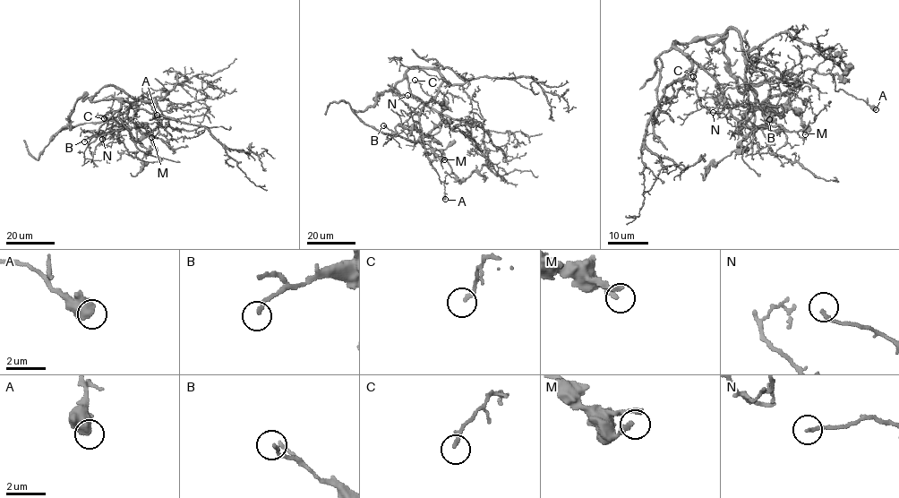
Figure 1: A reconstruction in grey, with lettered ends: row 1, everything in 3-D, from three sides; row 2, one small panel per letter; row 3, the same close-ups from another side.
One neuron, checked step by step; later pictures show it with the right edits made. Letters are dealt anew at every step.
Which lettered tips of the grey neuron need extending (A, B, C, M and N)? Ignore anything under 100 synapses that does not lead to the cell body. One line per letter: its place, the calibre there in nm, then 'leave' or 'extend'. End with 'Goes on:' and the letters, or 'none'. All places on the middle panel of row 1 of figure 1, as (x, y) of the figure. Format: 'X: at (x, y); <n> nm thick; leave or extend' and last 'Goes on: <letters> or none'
A: at (445, 199); 550 nm thick; leave
B: at (383, 125); 160 nm thick; leave
C: at (415, 80); 180 nm thick; leave
M: at (444, 159); 220 nm thick; leave
N: at (407, 95); 160 nm thick; leave
Goes on: none

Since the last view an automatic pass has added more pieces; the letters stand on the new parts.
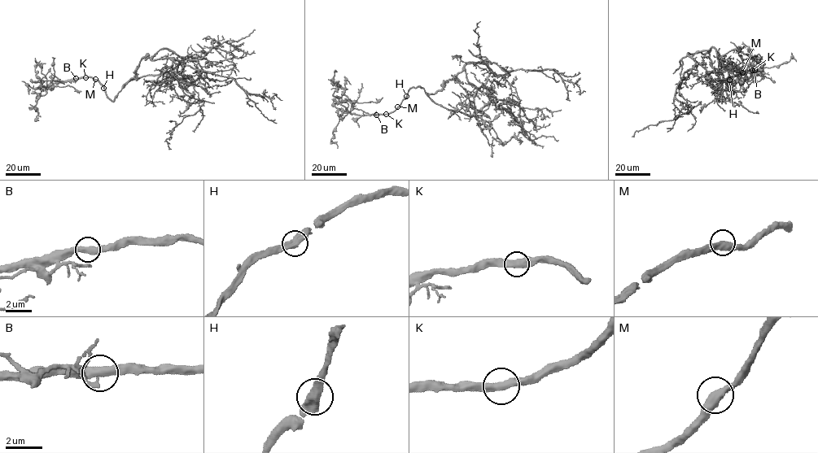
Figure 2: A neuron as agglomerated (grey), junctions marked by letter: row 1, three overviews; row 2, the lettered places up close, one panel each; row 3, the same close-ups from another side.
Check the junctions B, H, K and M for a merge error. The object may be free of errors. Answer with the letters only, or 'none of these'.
none of these

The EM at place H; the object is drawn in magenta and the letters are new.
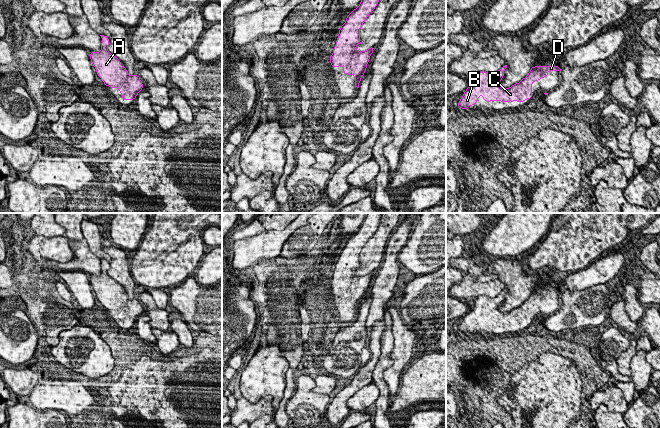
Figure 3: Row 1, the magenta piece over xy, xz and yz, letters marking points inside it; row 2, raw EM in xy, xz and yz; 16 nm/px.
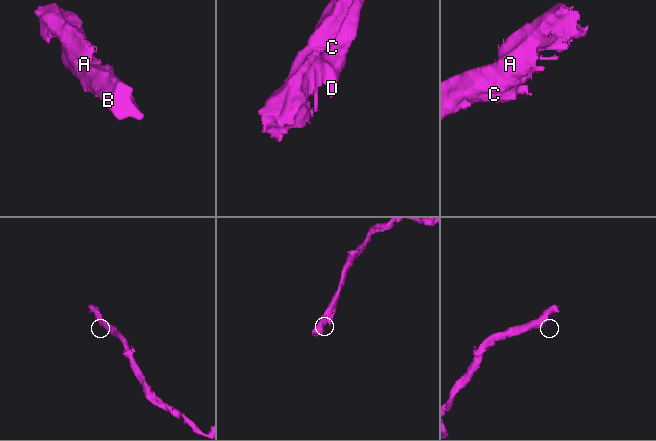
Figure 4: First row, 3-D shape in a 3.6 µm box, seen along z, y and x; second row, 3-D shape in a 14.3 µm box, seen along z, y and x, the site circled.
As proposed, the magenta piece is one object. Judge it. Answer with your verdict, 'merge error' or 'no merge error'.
no merge error

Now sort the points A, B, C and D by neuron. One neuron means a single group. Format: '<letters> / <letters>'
A B C D

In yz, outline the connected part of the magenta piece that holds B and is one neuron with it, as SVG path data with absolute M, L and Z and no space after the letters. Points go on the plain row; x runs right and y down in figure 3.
M505 288L500 294L494 298L480 295L474 301L472 308L463 317L462 322L458 326L458 331L468 334L469 330L473 330L480 320L486 326L524 326L532 323L532 307L539 305L541 302L548 301L549 295L561 295L559 290L534 290L531 291L528 299L519 307L509 312L501 312L498 307L504 301L504 294L508 292Z

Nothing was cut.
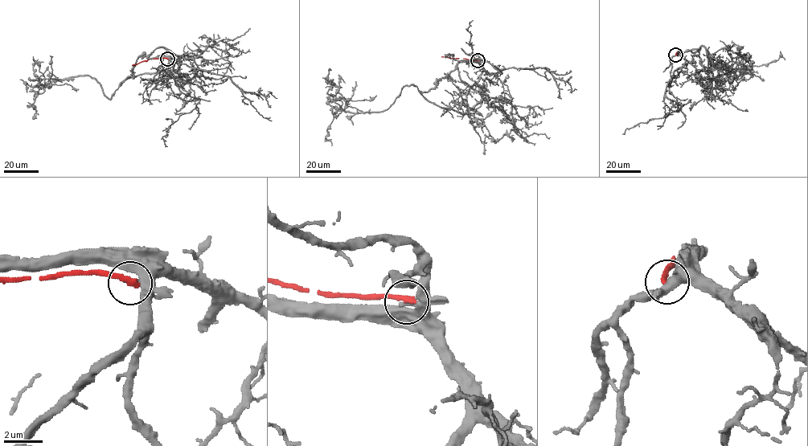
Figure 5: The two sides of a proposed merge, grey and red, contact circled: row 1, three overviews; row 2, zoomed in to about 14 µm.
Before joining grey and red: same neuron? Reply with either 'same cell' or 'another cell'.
another cell

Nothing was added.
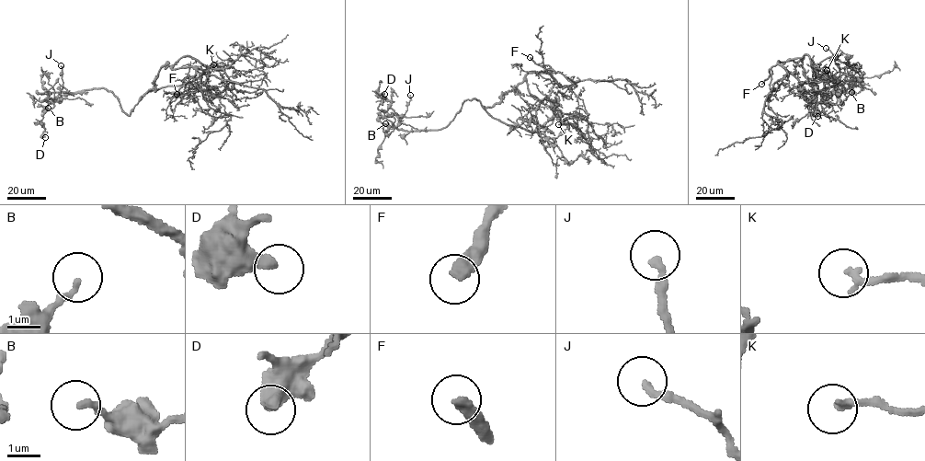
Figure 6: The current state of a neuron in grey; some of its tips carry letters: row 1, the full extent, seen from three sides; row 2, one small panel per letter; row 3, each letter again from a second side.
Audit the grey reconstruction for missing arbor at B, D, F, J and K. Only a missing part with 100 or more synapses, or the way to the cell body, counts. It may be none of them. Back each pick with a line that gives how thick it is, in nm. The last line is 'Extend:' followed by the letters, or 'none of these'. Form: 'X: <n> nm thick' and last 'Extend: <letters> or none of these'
F: 320 nm thick
Extend: F

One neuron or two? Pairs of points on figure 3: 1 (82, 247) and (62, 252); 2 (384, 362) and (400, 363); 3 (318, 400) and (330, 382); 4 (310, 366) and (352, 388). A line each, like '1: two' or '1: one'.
1: two
2: two
3: two
4: two

